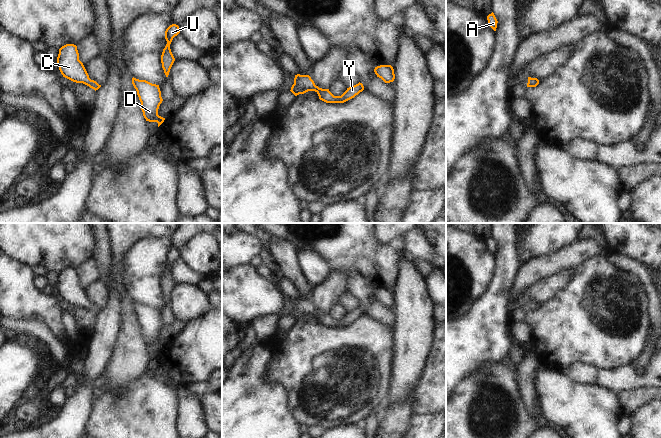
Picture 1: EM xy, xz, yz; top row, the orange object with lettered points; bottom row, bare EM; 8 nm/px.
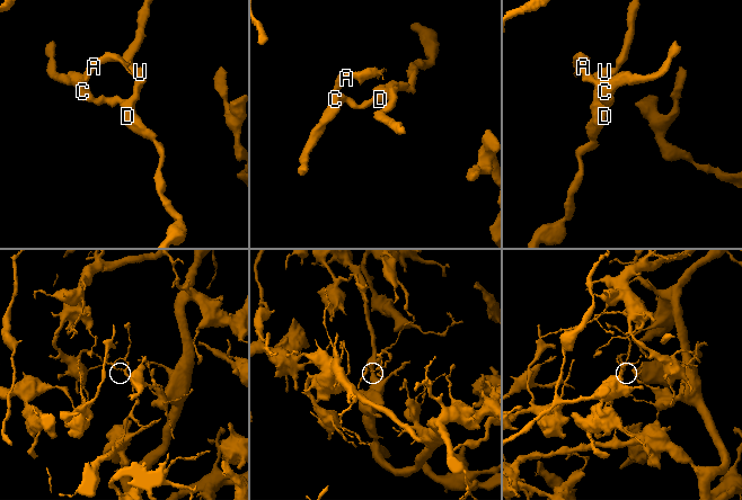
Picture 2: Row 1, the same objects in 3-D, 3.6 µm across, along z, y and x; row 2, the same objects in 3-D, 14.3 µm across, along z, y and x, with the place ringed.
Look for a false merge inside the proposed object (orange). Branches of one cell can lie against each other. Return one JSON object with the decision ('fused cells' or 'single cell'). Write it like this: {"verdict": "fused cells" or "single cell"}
{"verdict": "single cell"}

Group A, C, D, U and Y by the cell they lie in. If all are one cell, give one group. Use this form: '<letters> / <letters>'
A C D U Y

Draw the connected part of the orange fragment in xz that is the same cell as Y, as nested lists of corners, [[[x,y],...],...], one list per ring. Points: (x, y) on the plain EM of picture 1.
[[[295,299],[294,308],[291,311],[291,316],[297,320],[299,318],[304,318],[308,315],[315,315],[319,323],[326,327],[344,327],[360,316],[364,314],[362,307],[358,307],[352,311],[347,312],[347,314],[341,320],[334,320],[329,313],[322,313],[315,309],[314,305],[309,299]]]

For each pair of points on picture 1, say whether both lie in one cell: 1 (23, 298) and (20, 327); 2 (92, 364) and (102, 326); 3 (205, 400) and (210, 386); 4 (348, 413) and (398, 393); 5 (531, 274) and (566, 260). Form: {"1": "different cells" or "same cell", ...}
{"1": "different cells", "2": "same cell", "3": "different cells", "4": "different cells", "5": "same cell"}

